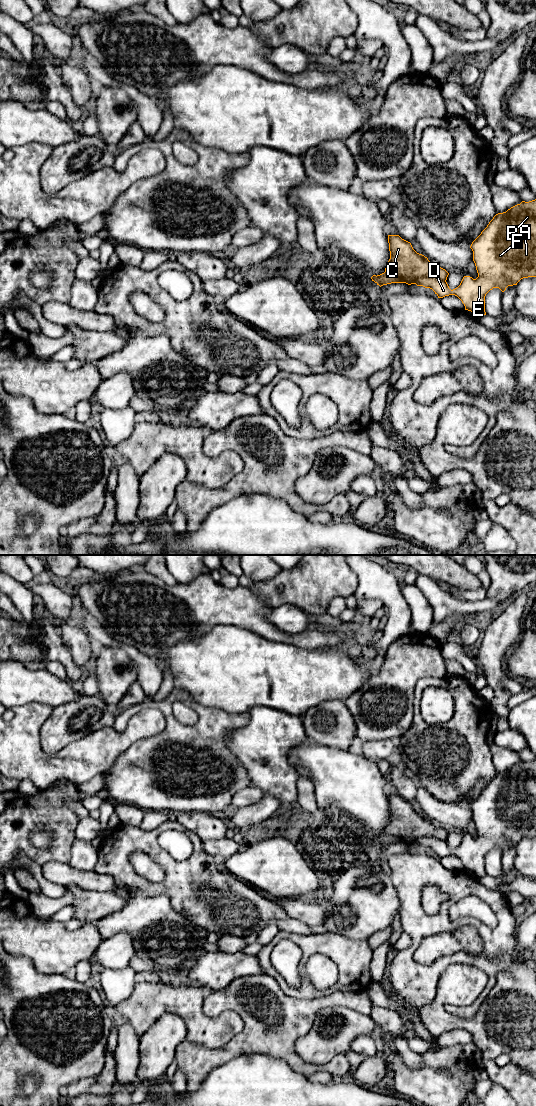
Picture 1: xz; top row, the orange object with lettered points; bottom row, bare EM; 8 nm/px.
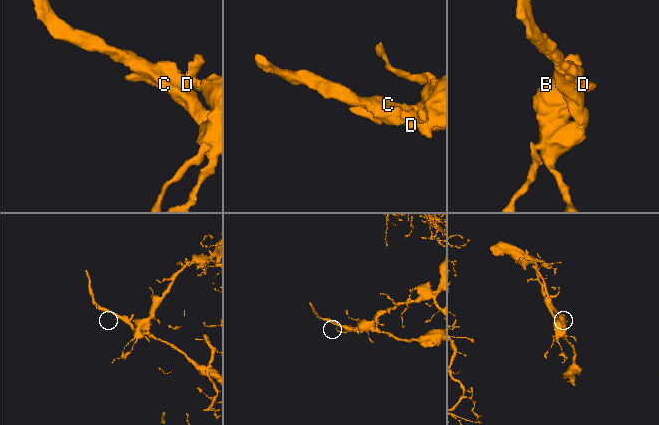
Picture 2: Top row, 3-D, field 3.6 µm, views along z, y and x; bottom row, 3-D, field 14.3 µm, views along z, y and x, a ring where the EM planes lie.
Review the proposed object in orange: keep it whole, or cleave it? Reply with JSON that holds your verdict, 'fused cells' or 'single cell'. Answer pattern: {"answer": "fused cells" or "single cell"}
{"answer": "fused cells"}

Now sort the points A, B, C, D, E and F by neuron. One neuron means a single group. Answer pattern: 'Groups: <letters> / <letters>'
Groups: A B D E F / C

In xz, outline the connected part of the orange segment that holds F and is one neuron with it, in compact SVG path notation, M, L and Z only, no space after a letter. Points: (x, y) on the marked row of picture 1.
M536 199L522 201L506 212L496 214L472 242L470 248L473 251L478 277L473 279L464 276L460 285L453 290L449 288L446 280L435 278L400 278L384 272L377 276L373 275L371 279L380 287L391 283L416 284L432 289L438 298L455 295L462 301L465 310L473 312L477 317L484 316L485 296L490 290L499 288L504 292L508 286L517 285L523 278L536 277Z

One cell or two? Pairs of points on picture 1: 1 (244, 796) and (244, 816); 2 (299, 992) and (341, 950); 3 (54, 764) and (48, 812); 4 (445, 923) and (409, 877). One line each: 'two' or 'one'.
1: two
2: one
3: two
4: one

